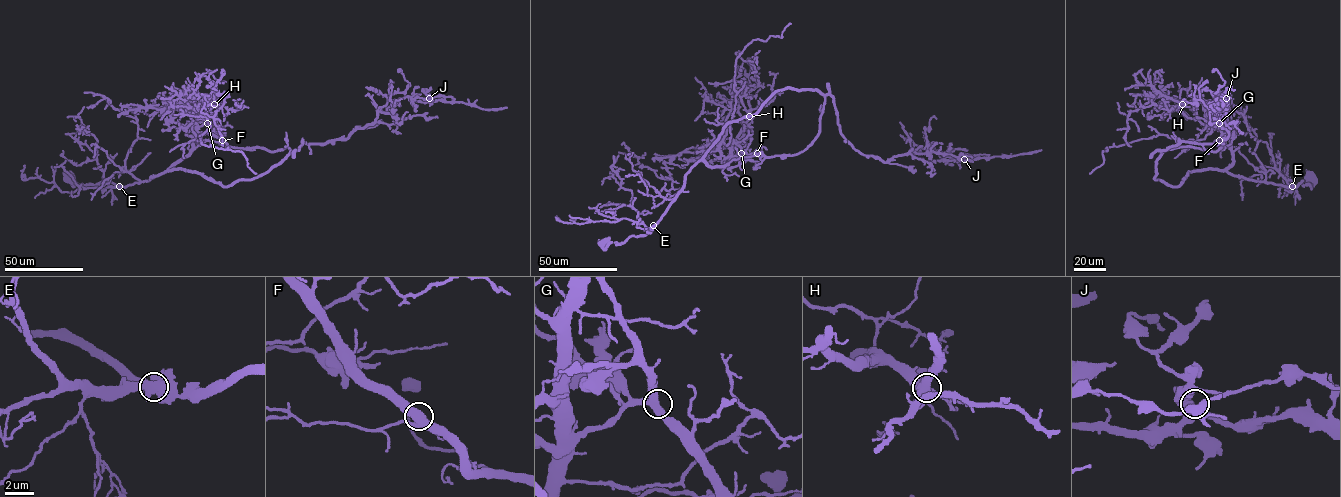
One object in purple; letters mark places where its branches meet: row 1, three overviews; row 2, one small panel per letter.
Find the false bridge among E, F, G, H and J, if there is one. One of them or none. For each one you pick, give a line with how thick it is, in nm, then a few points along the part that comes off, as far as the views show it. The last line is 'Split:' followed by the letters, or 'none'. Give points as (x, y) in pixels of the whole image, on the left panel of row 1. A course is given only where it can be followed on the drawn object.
Split: none

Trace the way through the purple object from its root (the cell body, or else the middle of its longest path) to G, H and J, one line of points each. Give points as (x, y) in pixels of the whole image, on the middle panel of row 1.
G: (605, 243), (622, 244), (631, 236), (648, 233), (681, 189), (685, 174), (699, 161), (724, 166), (741, 153)
H: (605, 243), (648, 233), (699, 161), (726, 165), (749, 116)
J: (605, 243), (648, 233), (722, 129), (779, 90), (829, 93), (842, 136), (882, 161), (964, 159)

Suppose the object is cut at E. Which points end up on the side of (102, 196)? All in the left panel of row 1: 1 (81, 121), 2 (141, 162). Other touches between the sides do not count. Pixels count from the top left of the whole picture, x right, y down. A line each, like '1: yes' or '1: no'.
1: yes
2: no

